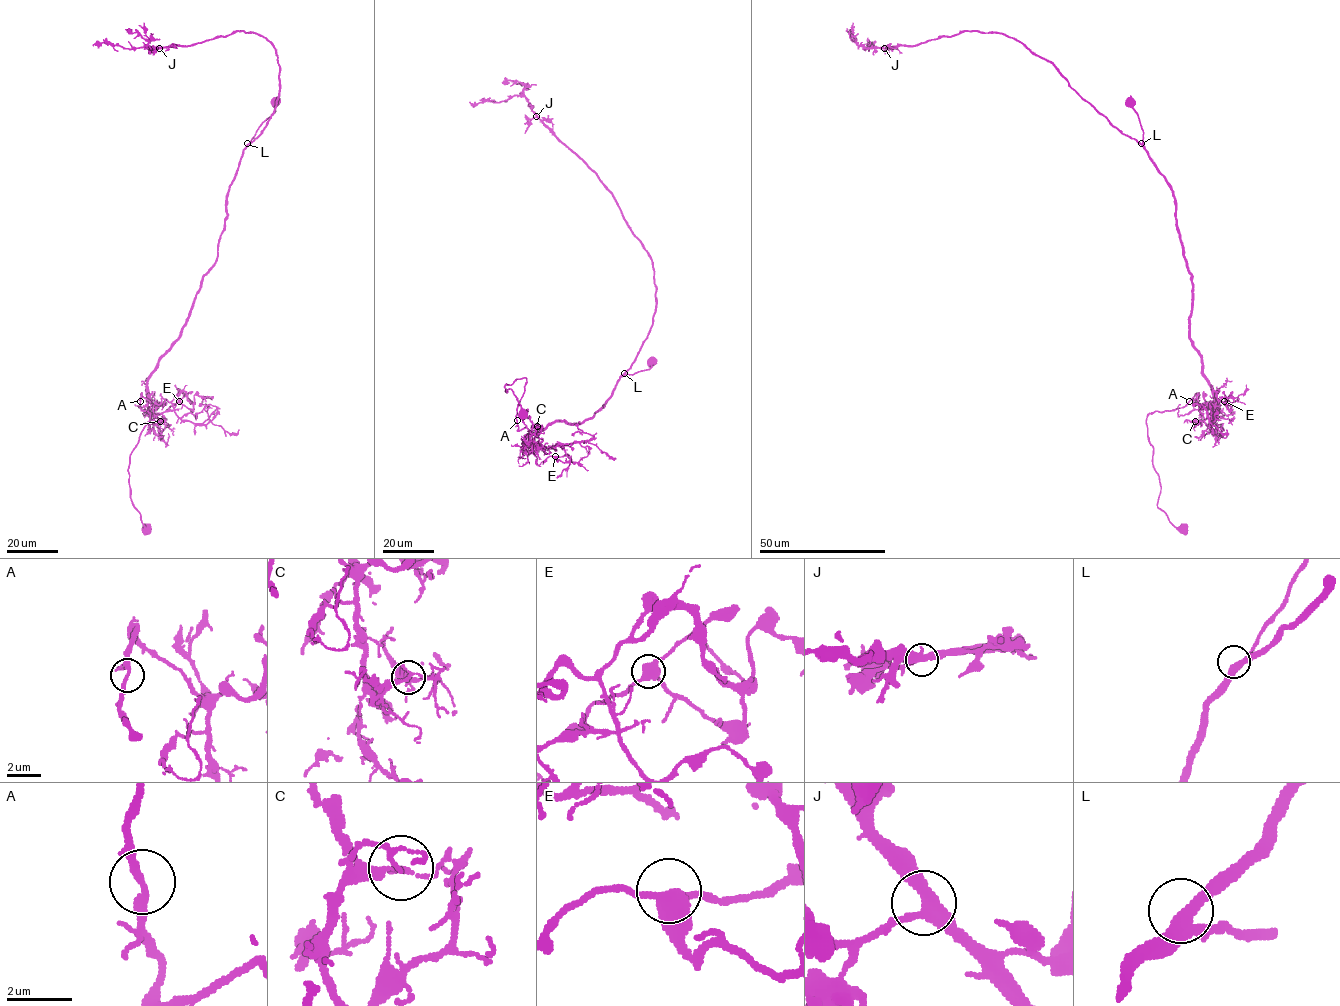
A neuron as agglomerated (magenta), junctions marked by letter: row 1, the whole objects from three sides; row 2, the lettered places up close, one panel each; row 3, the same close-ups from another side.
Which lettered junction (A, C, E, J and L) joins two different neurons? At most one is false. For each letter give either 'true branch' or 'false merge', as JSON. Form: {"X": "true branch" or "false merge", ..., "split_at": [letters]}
{"A": "true branch", "C": "false merge", "E": "true branch", "J": "true branch", "L": "true branch", "split_at": ["C"]}

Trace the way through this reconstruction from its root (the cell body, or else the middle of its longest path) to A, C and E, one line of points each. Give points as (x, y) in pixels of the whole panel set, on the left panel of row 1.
A: (276, 102), (229, 187), (215, 264), (181, 335), (148, 380), (147, 396), (156, 407), (142, 394), (140, 401)
C: (276, 102), (229, 187), (215, 264), (181, 335), (148, 380), (147, 408), (160, 421)
E: (276, 102), (229, 187), (215, 264), (147, 382), (150, 400), (165, 405), (184, 391), (193, 408), (179, 401)

